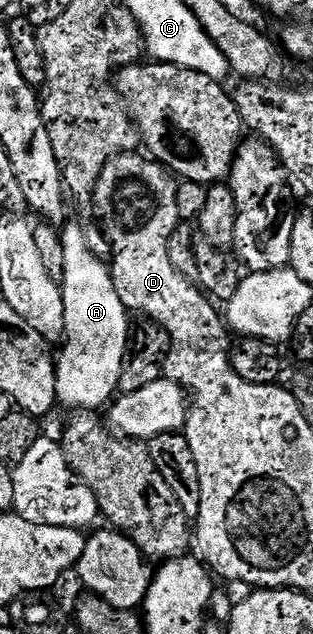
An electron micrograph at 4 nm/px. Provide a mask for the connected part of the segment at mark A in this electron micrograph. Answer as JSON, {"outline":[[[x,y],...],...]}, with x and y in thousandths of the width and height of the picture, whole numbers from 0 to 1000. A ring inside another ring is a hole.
{"outline":[[[217,353],[192,368],[204,402],[192,450],[208,484],[208,535],[179,563],[182,629],[220,647],[323,647],[377,623],[387,609],[393,565],[419,535],[419,498],[367,457],[351,418],[284,393],[284,379],[252,355]]]}

